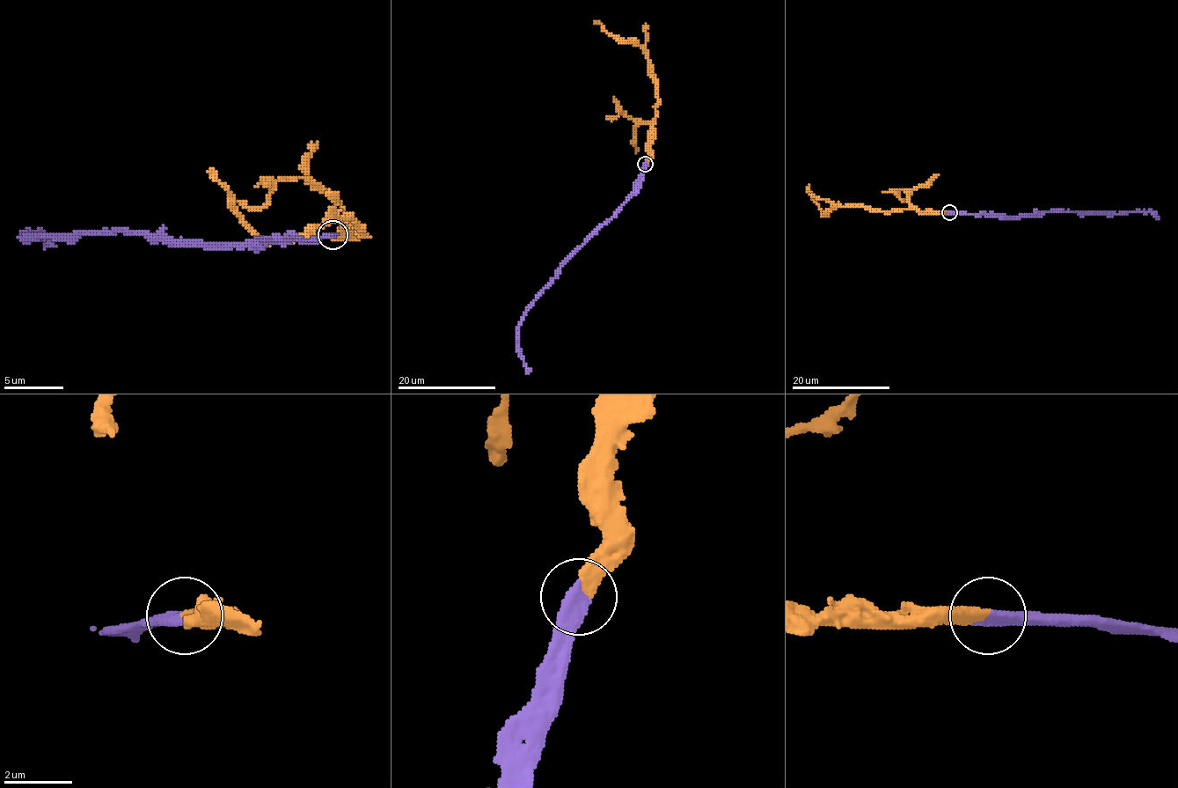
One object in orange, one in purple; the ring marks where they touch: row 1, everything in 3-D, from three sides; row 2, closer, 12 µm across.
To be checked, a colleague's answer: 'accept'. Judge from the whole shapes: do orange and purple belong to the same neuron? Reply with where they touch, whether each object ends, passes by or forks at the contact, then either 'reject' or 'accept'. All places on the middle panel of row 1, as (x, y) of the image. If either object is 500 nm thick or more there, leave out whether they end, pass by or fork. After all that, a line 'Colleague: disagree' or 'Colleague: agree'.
place (645, 164); orange ends; purple ends; accept
Colleague: agree

